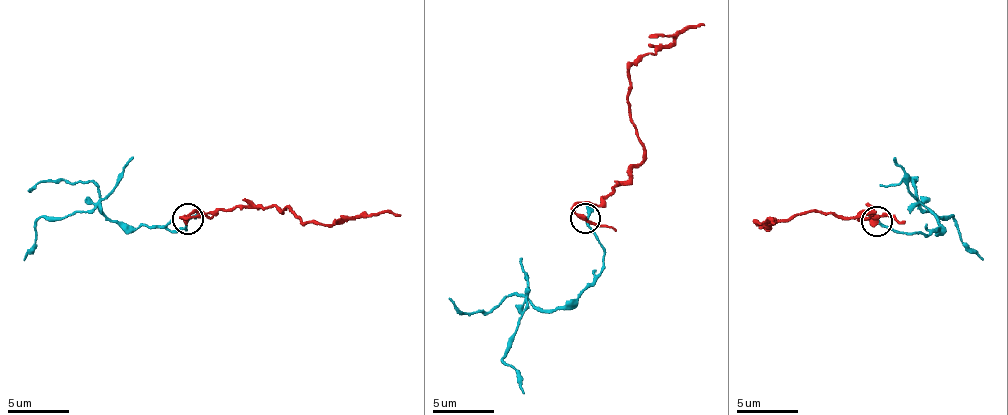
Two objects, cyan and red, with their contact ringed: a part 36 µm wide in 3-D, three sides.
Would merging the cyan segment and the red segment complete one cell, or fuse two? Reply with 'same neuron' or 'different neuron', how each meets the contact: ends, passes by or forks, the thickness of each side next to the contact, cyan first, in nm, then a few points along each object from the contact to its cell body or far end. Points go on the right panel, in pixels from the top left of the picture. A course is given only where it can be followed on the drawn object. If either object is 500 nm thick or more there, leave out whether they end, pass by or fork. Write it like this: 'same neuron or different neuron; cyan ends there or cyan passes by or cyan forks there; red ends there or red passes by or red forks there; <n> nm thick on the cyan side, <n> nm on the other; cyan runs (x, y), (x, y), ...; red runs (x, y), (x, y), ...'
different neuron; cyan passes by; red passes by; 200 nm thick on the cyan side, 280 nm on the other; cyan runs (877, 222), (928, 233), (938, 231), (938, 221), (919, 205), (948, 215), (985, 259); red runs (877, 222), (861, 214), (801, 212), (765, 229), (773, 223)

